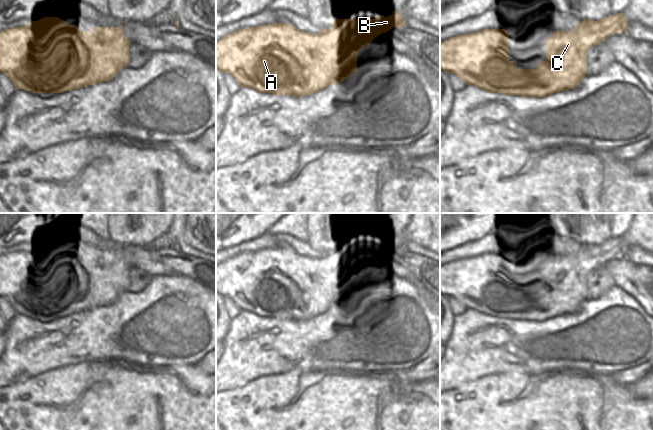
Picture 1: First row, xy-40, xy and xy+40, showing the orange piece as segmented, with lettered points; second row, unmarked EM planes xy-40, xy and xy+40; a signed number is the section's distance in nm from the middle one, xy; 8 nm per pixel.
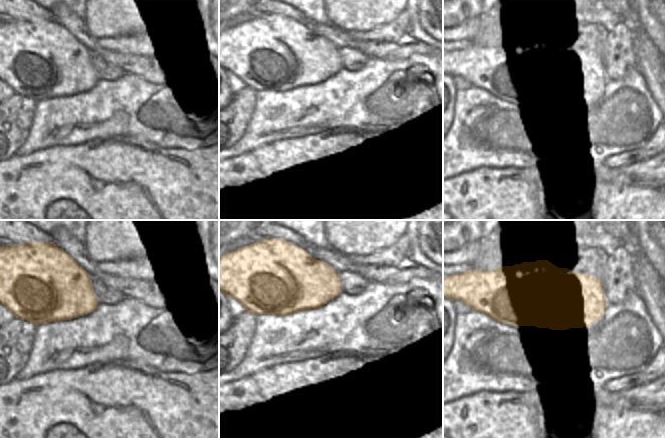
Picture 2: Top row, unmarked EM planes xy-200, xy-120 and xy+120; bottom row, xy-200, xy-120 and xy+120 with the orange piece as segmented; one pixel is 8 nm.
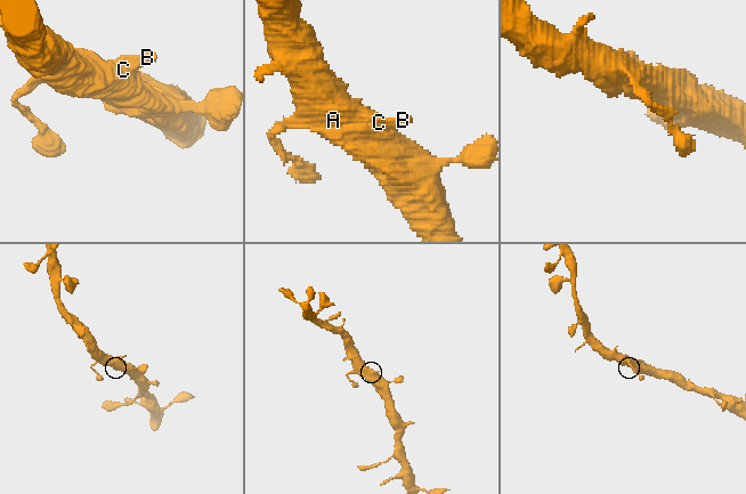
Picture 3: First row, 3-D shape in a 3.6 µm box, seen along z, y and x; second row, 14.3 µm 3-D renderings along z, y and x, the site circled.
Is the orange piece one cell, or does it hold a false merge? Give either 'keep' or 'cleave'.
keep

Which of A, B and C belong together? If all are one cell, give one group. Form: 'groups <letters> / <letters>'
groups A B C

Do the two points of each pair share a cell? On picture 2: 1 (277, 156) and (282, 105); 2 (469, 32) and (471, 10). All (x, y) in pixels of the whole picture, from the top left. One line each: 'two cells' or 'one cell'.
1: two cells
2: two cells

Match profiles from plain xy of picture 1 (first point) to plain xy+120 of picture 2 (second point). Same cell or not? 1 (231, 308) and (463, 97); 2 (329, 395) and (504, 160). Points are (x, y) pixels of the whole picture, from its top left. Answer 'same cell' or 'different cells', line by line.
1: different cells
2: different cells

